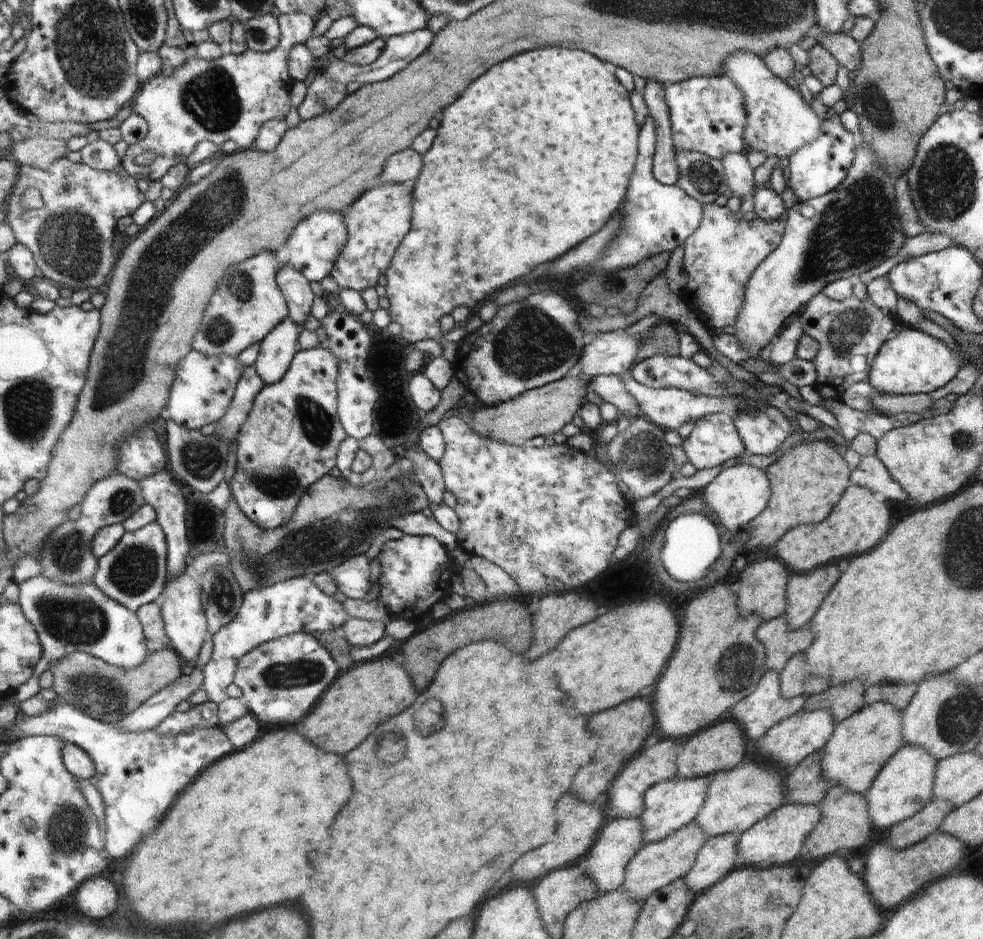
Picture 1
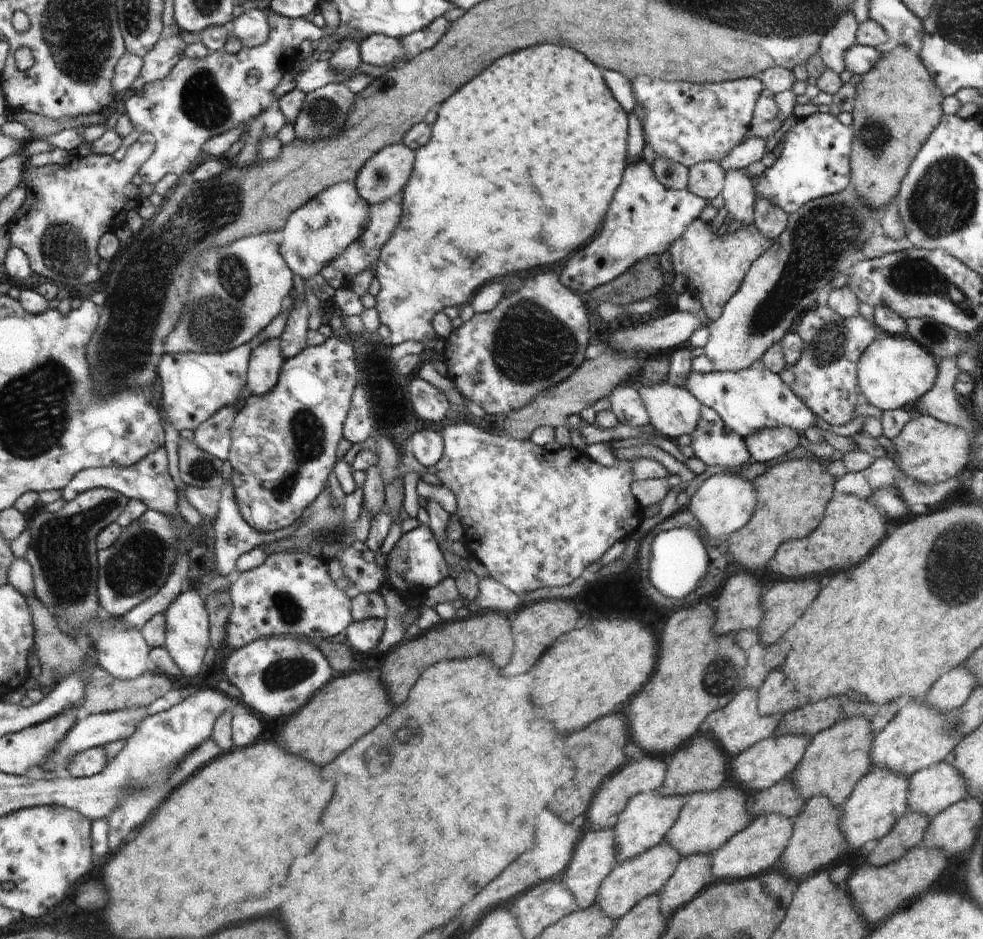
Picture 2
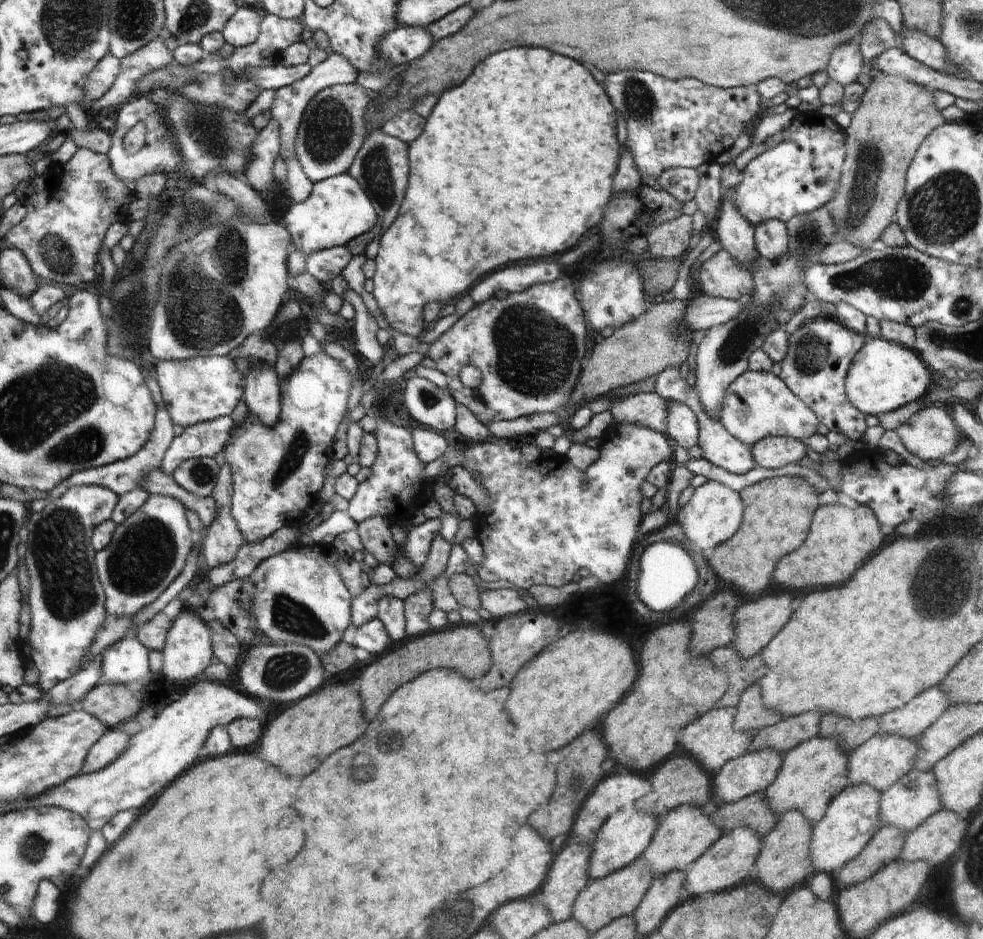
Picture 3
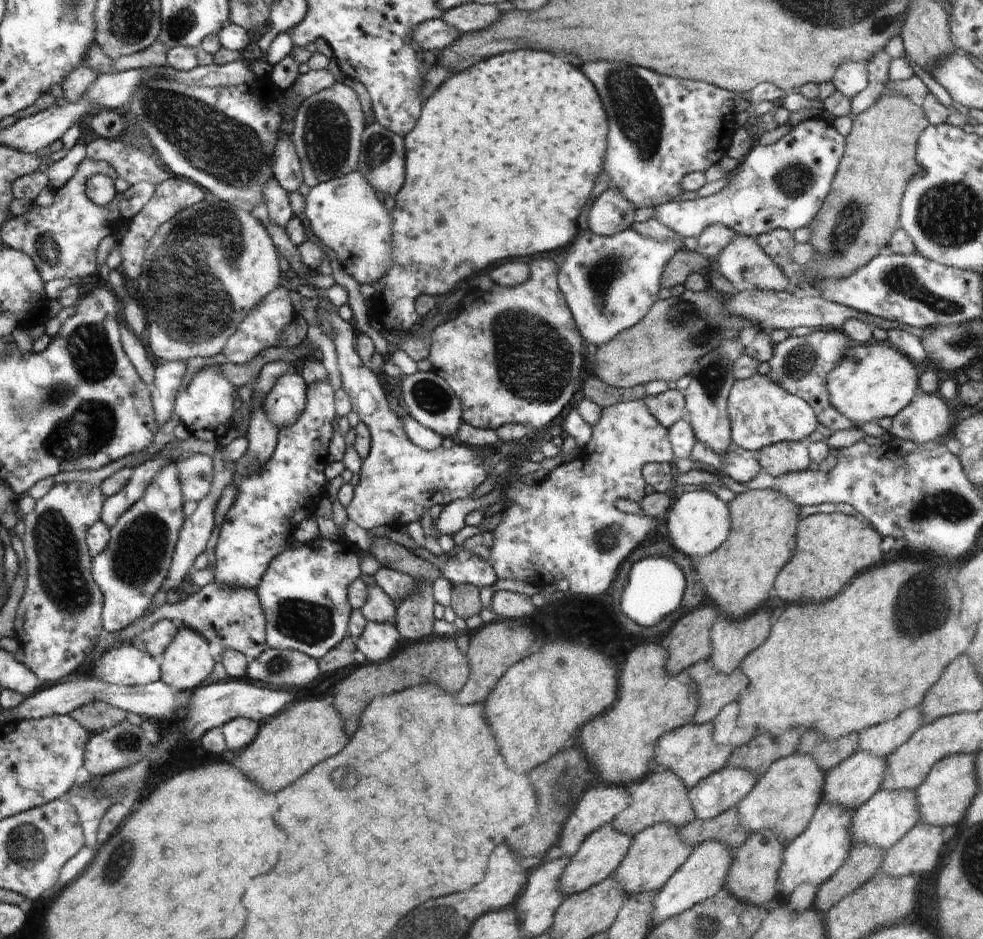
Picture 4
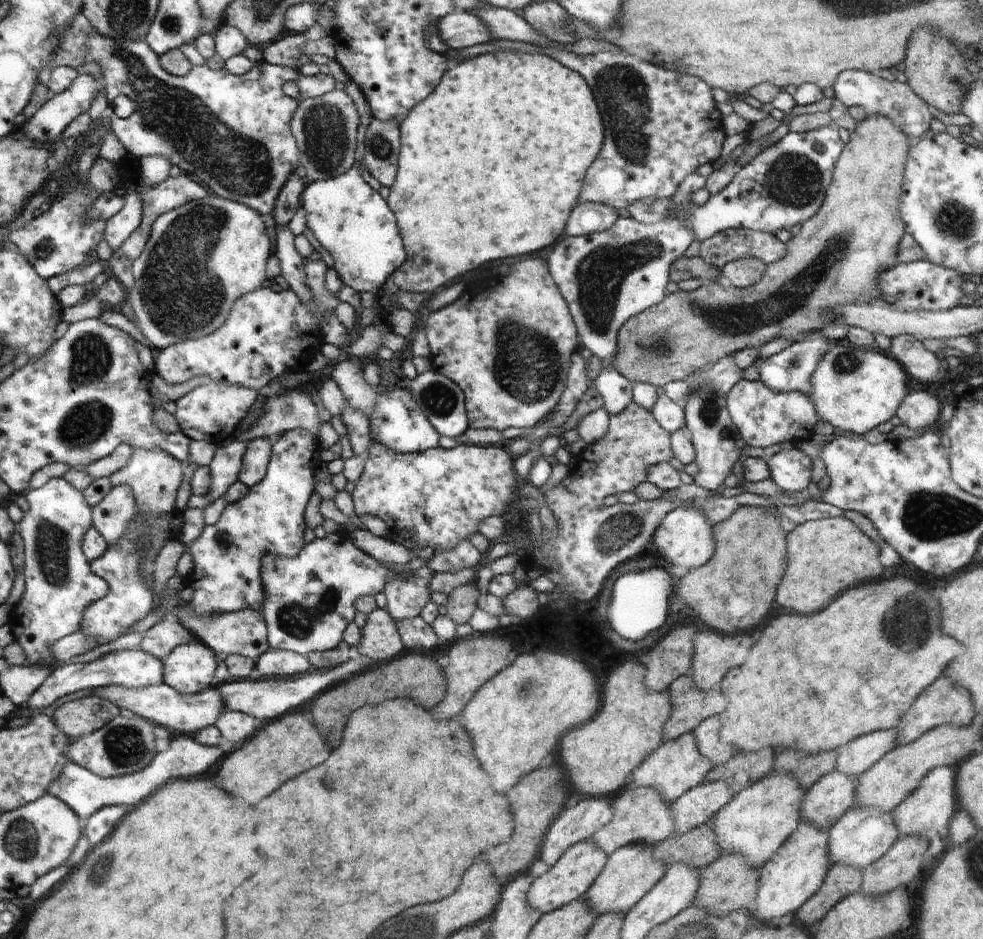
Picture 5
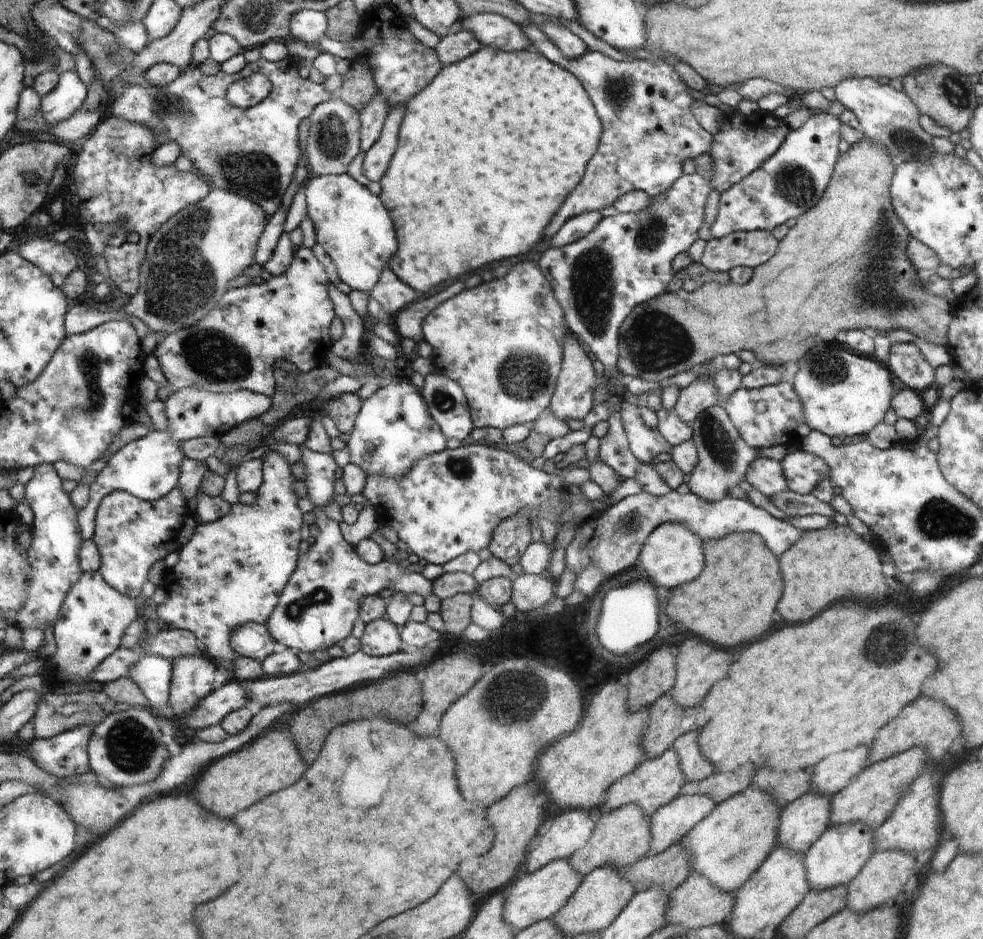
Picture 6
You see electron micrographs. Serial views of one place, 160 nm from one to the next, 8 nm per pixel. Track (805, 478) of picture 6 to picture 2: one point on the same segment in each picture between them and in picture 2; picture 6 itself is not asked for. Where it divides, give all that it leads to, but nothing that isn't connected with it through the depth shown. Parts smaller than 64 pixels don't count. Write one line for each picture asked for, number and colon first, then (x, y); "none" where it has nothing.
2: (766, 444)
3: (771, 452)
4: (778, 459)
5: (791, 468)

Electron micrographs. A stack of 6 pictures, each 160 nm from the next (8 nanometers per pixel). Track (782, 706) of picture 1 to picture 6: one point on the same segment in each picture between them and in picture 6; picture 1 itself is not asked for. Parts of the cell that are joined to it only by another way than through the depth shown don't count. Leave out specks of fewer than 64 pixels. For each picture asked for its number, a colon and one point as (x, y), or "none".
2: (739, 725)
3: (712, 739)
4: (689, 750)
5: (676, 766)
6: (659, 780)

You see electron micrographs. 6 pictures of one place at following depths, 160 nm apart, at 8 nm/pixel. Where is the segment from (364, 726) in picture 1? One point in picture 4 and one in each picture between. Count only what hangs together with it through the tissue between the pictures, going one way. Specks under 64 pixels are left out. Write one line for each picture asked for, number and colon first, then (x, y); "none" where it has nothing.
2: (349, 706)
3: (299, 738)
4: (286, 746)

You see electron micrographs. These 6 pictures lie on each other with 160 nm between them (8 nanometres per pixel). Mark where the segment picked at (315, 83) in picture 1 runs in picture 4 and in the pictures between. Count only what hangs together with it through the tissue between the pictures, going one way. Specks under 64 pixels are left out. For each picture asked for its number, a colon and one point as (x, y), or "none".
2: (323, 111)
3: (332, 129)
4: (327, 129)

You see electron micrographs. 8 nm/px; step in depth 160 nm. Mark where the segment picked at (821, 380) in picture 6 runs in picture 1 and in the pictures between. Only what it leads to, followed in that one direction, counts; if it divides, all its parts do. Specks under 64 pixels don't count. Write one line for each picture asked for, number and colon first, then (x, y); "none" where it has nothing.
1: (913, 361)
2: (895, 370)
3: (884, 376)
4: (873, 381)
5: (856, 390)

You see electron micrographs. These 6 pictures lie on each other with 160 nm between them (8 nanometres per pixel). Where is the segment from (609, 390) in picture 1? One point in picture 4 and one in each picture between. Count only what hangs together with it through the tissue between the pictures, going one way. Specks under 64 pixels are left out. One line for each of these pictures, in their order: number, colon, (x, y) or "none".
2: (626, 403)
3: (649, 410)
4: (670, 406)

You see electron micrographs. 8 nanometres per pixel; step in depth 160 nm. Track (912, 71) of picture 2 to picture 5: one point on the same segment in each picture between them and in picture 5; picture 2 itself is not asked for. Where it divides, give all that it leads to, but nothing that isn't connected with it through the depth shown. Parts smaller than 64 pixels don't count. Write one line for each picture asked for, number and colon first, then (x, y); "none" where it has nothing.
3: (895, 116)
4: (861, 215)
5: (840, 251)

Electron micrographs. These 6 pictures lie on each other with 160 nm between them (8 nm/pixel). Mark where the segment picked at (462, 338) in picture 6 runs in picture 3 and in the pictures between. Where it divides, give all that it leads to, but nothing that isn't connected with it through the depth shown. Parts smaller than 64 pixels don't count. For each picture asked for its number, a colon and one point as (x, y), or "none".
3: (529, 346)
4: (513, 355)
5: (508, 348)

